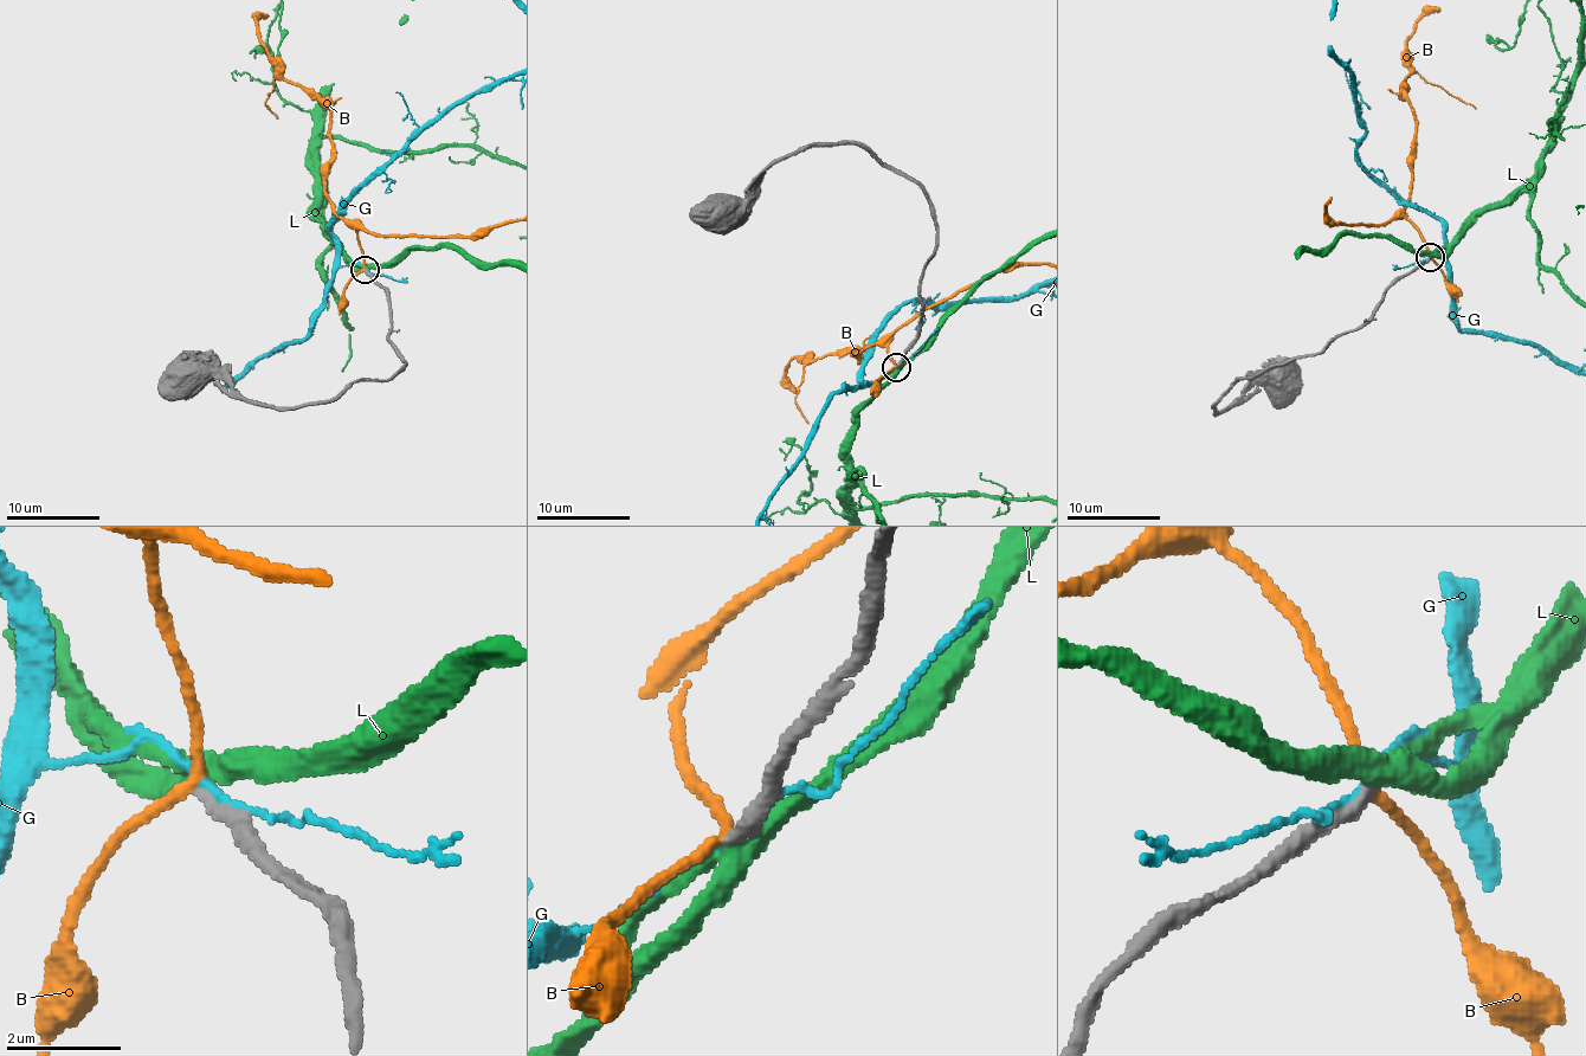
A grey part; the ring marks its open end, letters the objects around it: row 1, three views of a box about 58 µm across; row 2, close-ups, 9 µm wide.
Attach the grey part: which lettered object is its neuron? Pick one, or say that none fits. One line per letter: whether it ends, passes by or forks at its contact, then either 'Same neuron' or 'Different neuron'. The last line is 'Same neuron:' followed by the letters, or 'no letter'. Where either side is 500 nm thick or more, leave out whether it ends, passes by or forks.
B: It passes by. Different neuron
G: It passes by. Different neuron
L: It forks there. Same neuron
Same neuron: L

